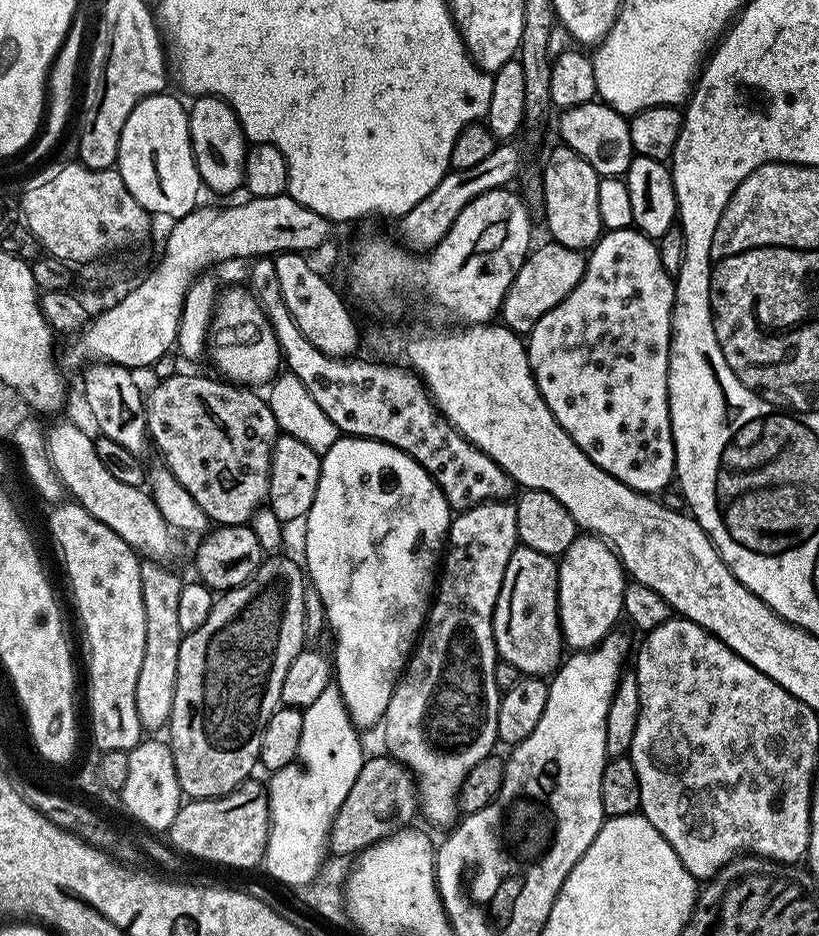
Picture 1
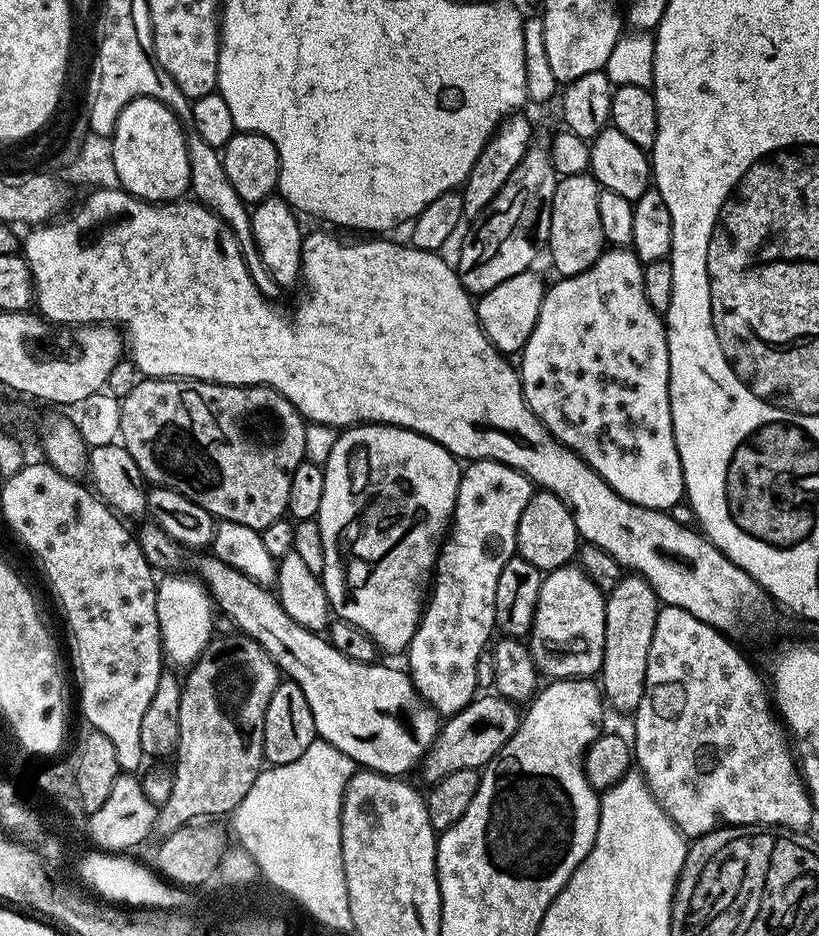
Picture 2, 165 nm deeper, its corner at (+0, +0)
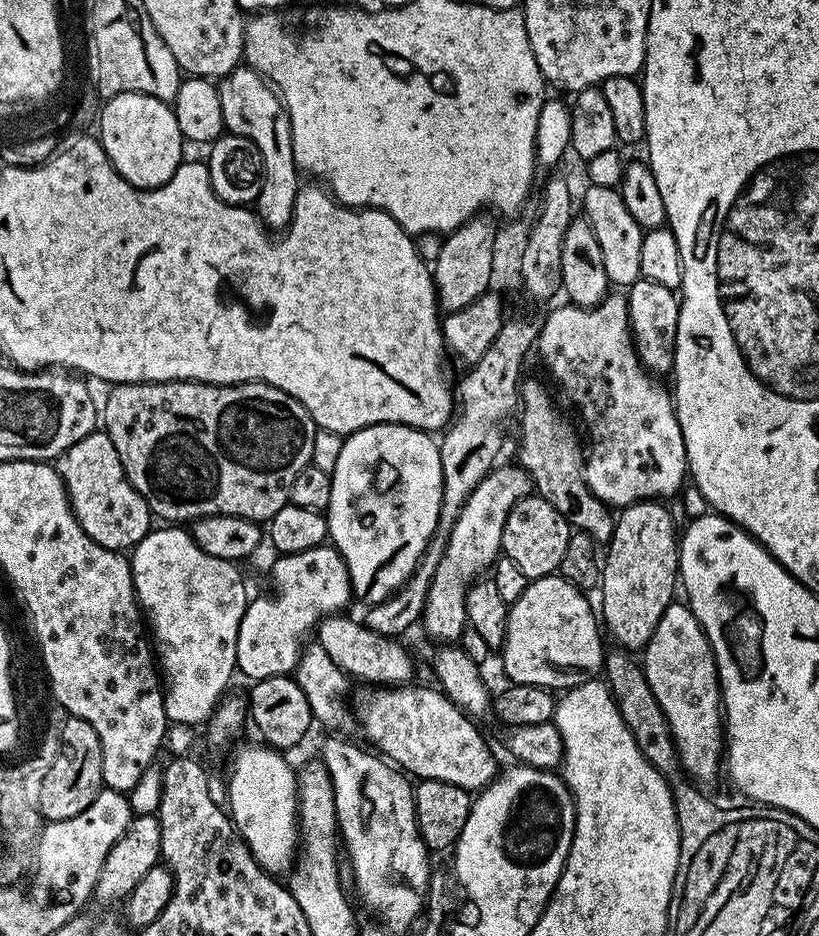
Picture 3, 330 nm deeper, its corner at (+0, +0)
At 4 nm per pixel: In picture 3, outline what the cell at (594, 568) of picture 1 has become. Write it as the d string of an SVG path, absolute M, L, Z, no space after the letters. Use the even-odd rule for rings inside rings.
M559 574L528 583L508 609L502 655L504 672L512 684L567 690L593 679L603 669L606 647L600 641L602 628L587 598L583 591Z

